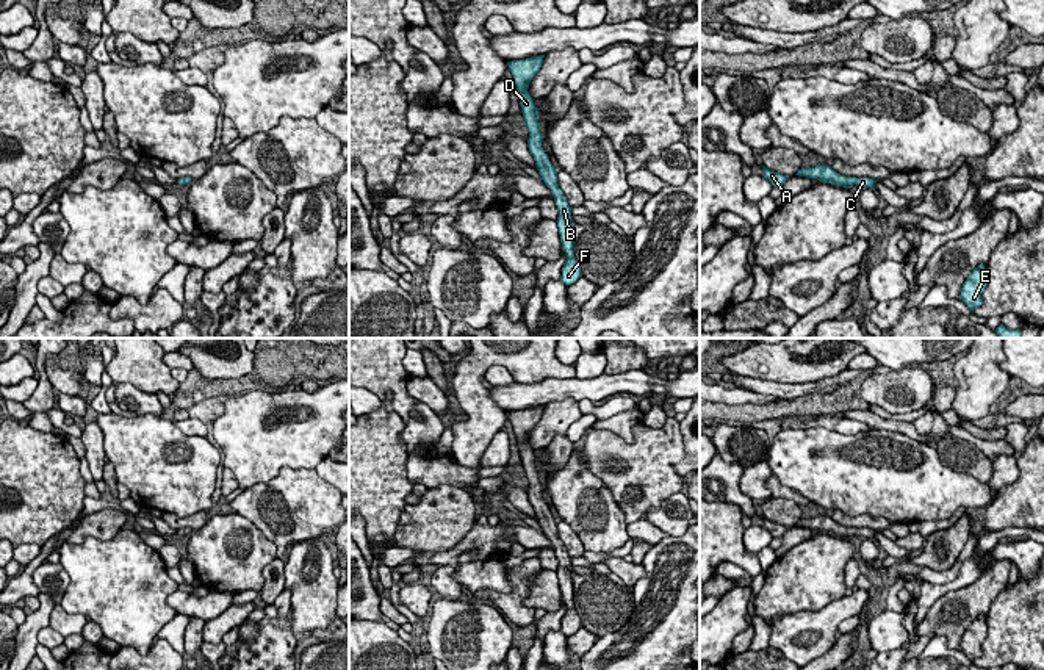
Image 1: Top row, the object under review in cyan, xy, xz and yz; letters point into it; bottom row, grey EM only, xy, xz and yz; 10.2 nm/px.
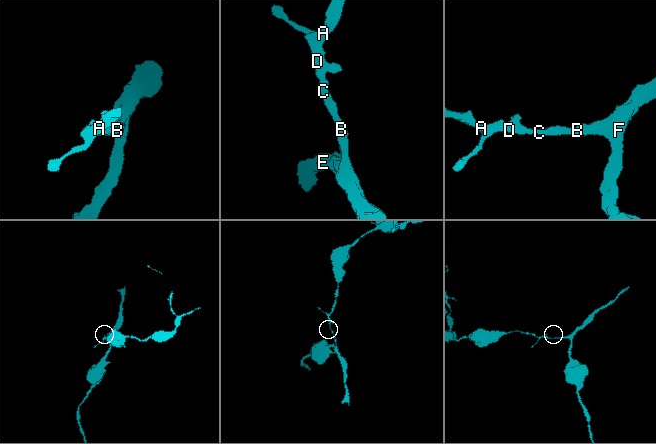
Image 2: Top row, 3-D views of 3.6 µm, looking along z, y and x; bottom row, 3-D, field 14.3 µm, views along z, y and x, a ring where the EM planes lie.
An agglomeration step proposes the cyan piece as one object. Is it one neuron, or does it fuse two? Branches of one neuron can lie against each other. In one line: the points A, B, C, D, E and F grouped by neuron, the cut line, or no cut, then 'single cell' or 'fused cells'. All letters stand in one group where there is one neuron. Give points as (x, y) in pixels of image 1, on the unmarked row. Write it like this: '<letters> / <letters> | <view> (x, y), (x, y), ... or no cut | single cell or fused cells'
A B C D E F | no cut | single cell

